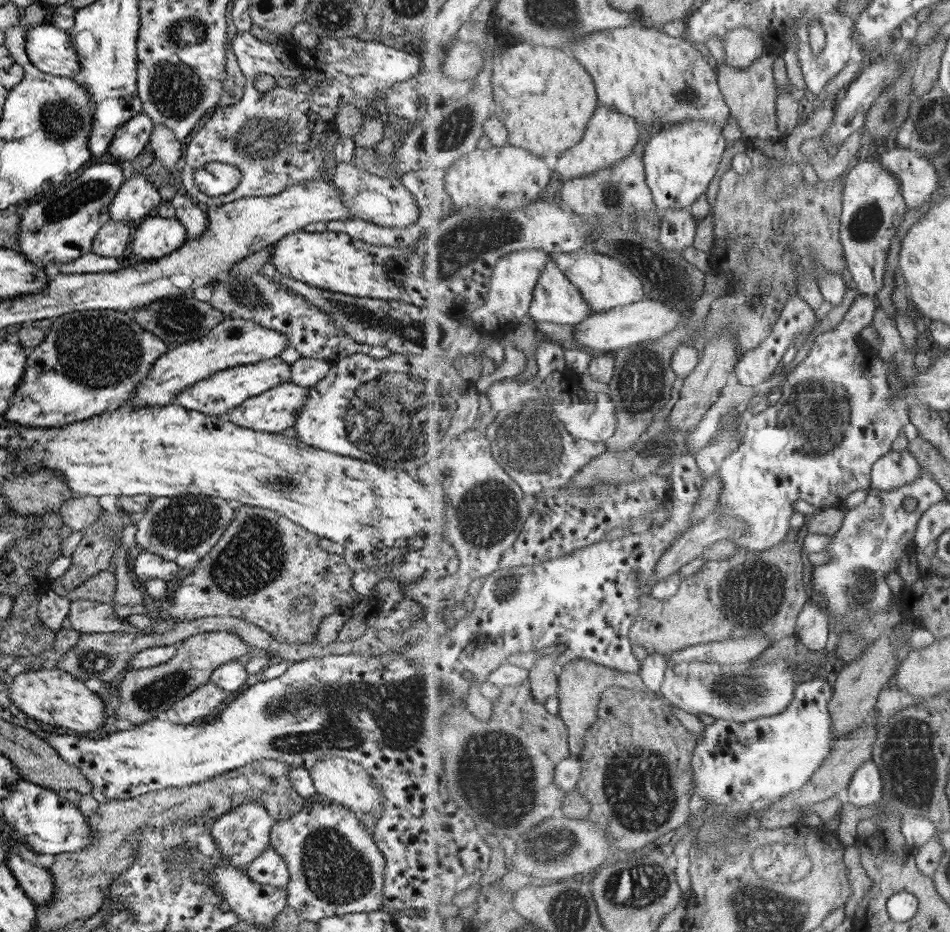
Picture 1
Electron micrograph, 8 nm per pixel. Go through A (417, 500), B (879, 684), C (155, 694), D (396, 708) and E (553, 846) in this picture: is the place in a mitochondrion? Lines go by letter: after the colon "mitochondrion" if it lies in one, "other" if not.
A: other
B: other
C: mitochondrion
D: mitochondrion
E: mitochondrion

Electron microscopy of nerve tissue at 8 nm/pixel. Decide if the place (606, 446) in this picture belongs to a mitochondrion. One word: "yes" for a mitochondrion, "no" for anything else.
no

